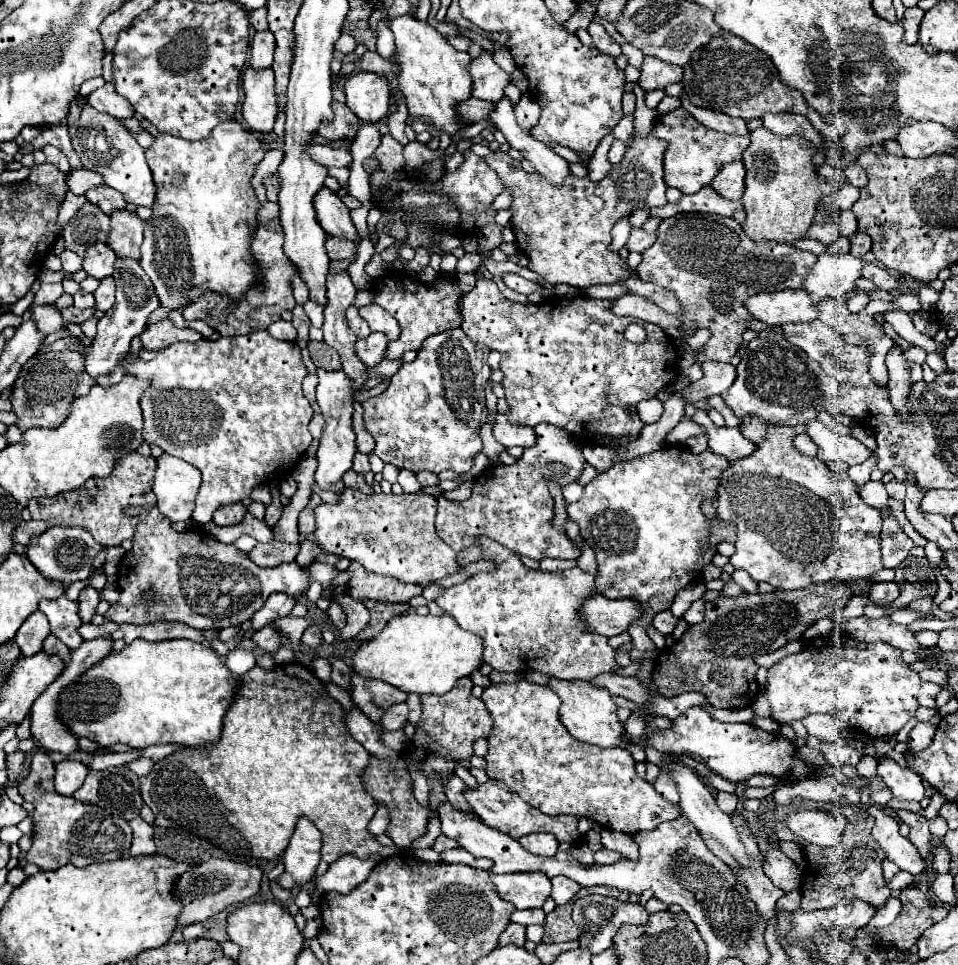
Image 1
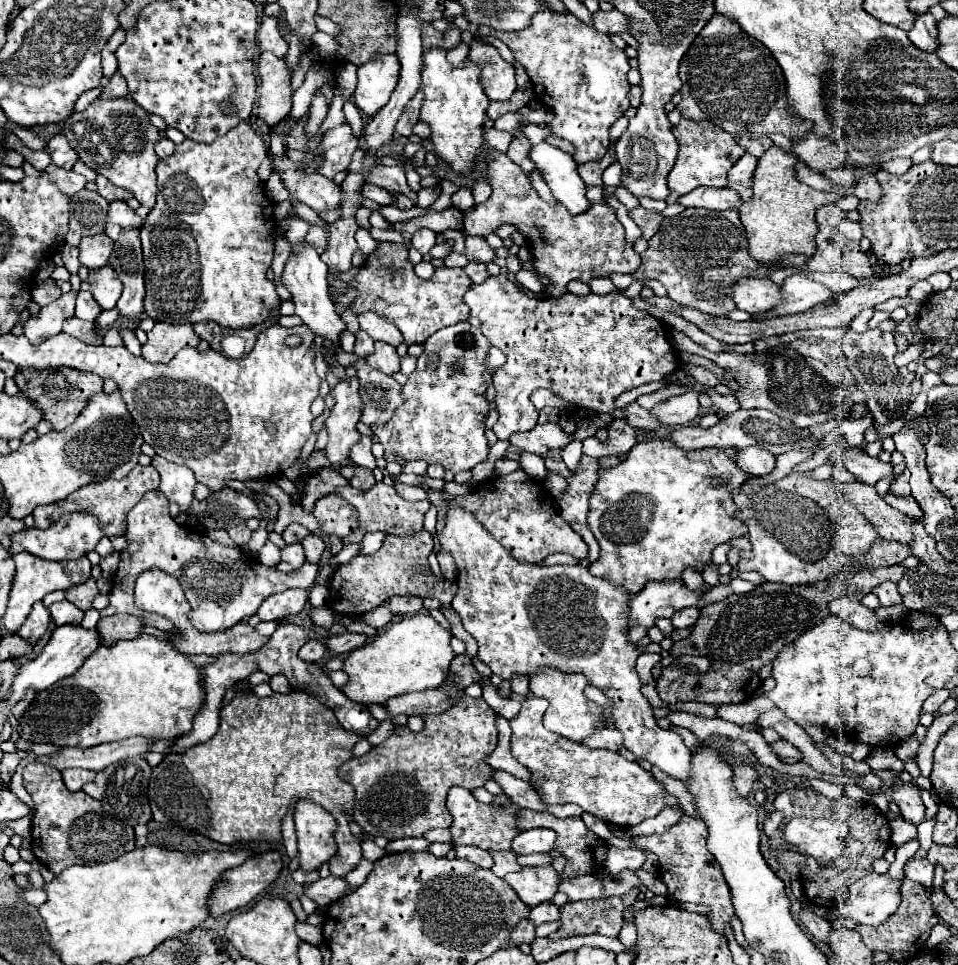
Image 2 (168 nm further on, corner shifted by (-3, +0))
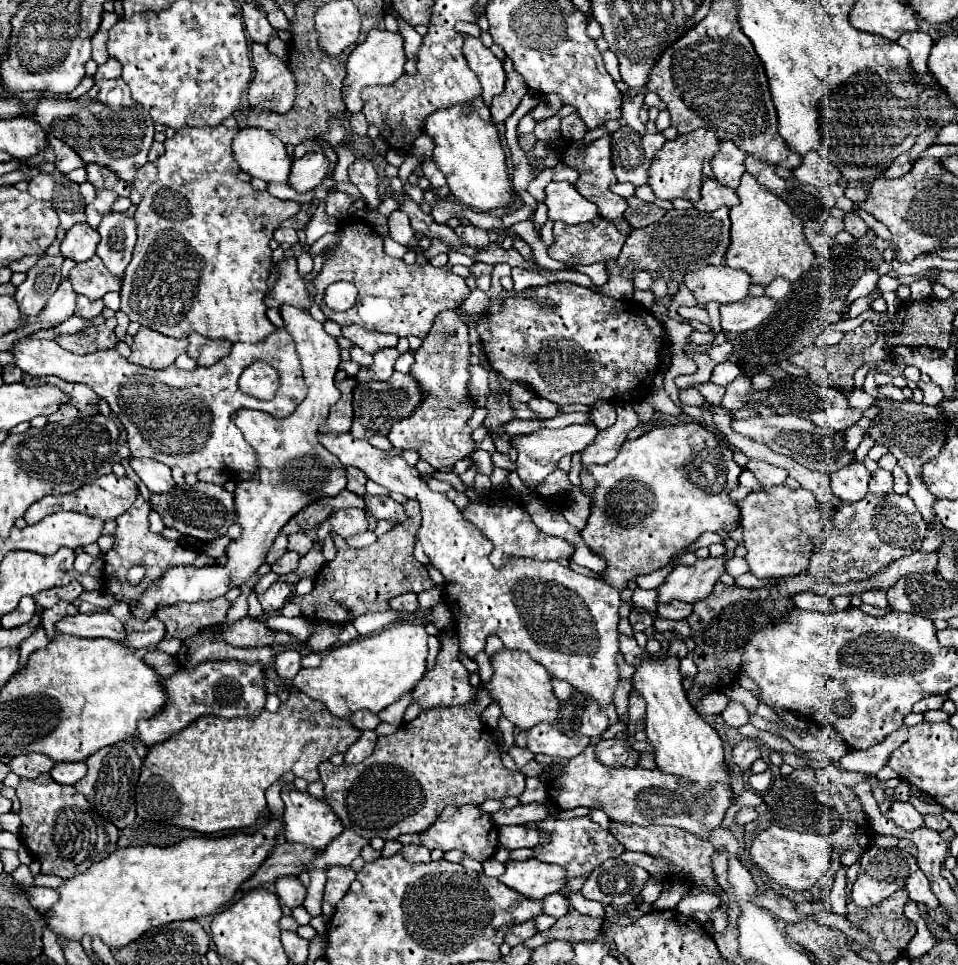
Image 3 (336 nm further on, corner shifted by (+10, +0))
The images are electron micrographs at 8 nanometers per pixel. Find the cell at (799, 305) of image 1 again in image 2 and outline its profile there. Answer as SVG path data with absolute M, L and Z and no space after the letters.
M741 278L733 284L733 302L739 310L761 314L775 308L781 300L781 288L769 278Z

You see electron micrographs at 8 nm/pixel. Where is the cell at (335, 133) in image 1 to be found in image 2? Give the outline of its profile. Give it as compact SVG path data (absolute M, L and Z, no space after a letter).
M341 124L329 130L321 140L321 176L333 178L337 172L347 170L353 152L357 150L357 138L349 124Z

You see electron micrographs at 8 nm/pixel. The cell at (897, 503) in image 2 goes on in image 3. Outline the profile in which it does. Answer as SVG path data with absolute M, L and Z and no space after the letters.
M878 470L872 474L872 480L870 480L870 492L874 496L884 496L884 494L890 494L892 492L892 474L886 472L886 470Z

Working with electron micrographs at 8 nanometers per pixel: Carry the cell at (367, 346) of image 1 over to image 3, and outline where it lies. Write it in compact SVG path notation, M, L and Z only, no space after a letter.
M380 348L378 352L374 352L374 362L372 366L364 366L360 368L358 376L360 380L388 380L394 372L394 362L398 358L398 350L396 348Z

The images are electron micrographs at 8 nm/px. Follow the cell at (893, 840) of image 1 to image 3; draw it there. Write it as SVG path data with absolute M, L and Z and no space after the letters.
M916 870L914 874L908 876L908 880L906 880L906 892L908 892L910 900L914 900L918 904L924 904L928 908L936 908L938 906L938 900L934 896L934 892L930 890L928 878L920 870Z

